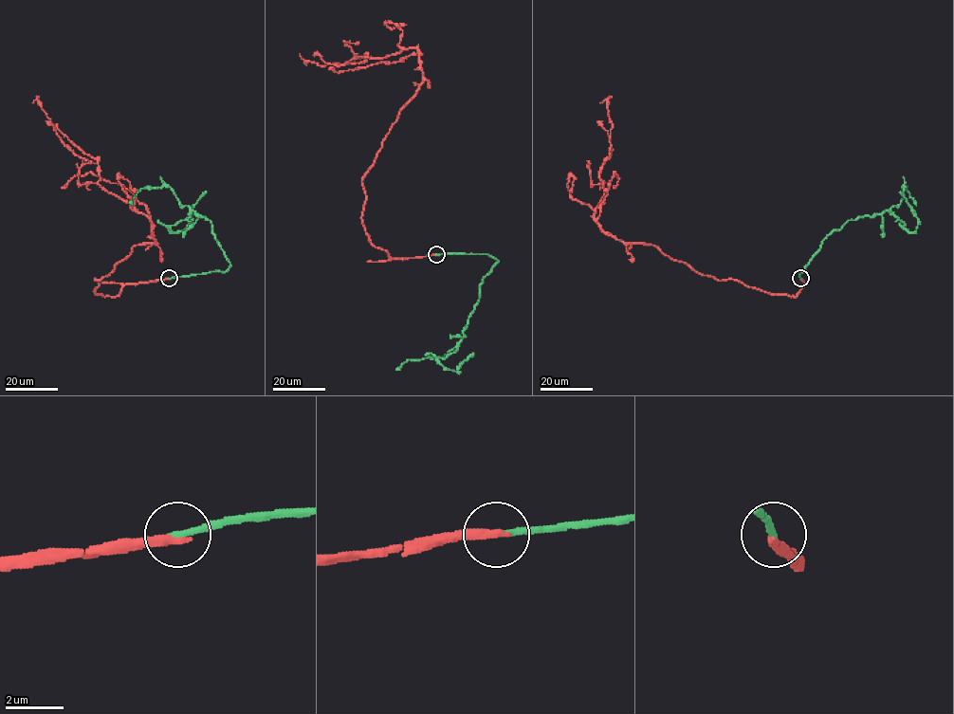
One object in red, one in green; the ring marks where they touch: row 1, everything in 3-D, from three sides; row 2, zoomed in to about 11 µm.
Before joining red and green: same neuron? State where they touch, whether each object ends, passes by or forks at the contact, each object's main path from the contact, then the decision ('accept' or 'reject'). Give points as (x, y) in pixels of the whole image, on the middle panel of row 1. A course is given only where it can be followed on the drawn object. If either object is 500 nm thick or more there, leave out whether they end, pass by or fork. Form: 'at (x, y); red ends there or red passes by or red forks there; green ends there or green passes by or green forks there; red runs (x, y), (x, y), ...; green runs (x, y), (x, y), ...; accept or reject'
at (436, 254); red ends there; green ends there; red runs (436, 255), (391, 258), (362, 218), (362, 177), (423, 81), (419, 51), (321, 65), (300, 54); green runs (436, 255), (487, 253), (498, 260), (483, 279), (458, 348), (436, 358), (458, 372), (473, 354); reject

